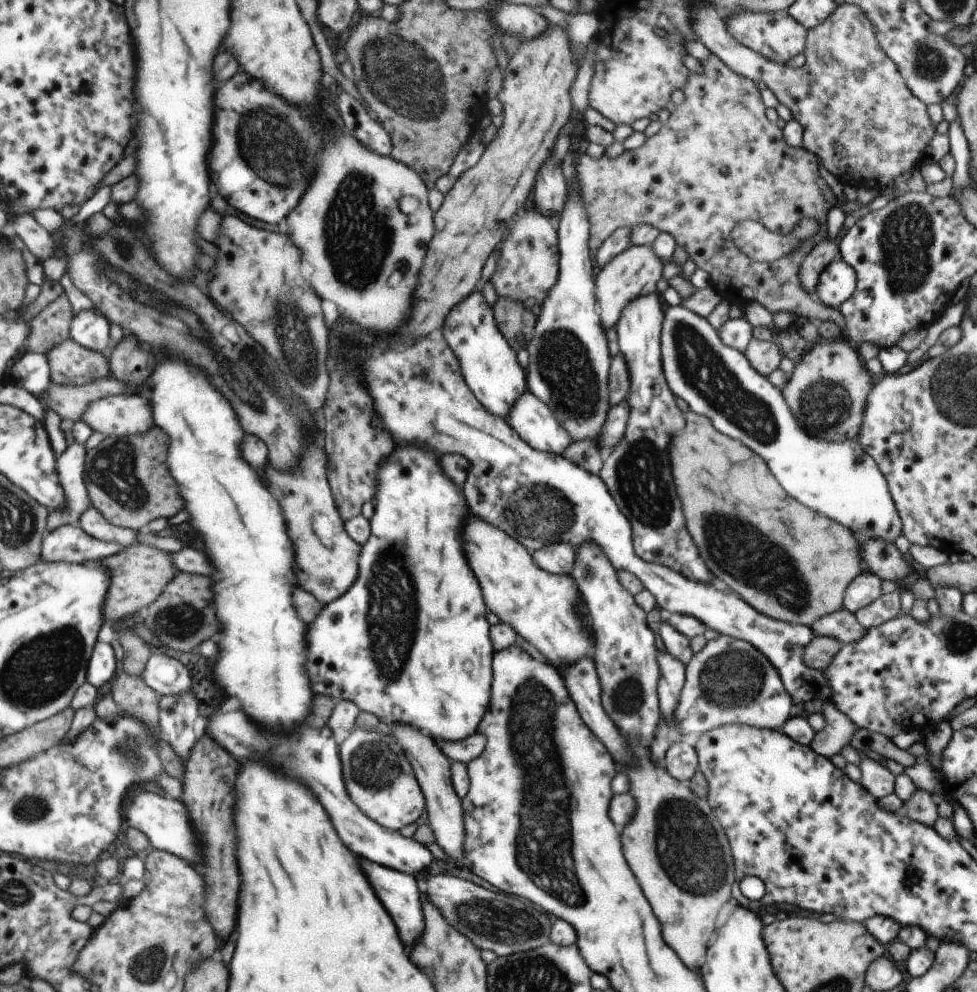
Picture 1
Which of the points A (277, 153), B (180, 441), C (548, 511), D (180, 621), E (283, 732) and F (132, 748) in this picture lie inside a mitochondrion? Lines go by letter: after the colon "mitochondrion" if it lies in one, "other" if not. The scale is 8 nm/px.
A: mitochondrion
B: other
C: mitochondrion
D: mitochondrion
E: other
F: mitochondrion

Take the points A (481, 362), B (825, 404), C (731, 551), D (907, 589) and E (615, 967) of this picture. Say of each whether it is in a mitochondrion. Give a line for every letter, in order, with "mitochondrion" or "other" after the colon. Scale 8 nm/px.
A: other
B: mitochondrion
C: mitochondrion
D: other
E: other

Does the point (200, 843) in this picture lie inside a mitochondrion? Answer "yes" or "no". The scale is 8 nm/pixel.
no

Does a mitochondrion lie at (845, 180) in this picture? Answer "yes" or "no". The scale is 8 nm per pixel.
no

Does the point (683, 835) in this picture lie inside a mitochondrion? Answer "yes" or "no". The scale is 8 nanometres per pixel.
yes

